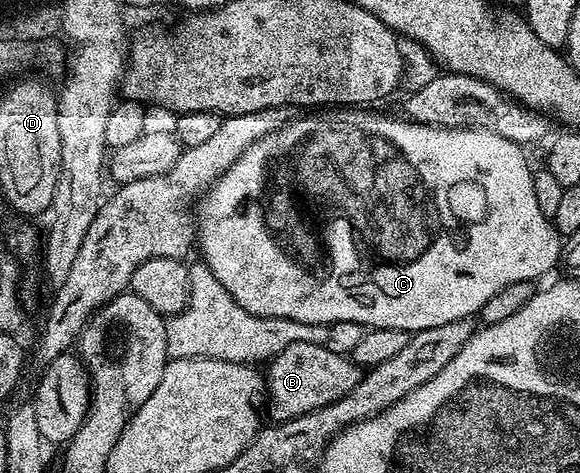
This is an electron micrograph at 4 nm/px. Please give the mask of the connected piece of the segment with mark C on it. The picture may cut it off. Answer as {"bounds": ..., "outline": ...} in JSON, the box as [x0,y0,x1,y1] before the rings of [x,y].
{"bounds":[196,106,564,333],"outline":[[[365,106],[331,107],[299,115],[302,115],[299,119],[297,117],[291,118],[283,123],[282,126],[277,127],[272,133],[268,133],[264,137],[260,137],[252,145],[248,145],[248,149],[244,149],[242,156],[206,190],[202,198],[197,200],[196,203],[196,247],[199,252],[202,250],[201,258],[208,269],[215,274],[216,280],[220,281],[220,285],[244,309],[252,312],[252,314],[259,315],[262,318],[291,318],[292,321],[296,322],[323,325],[329,325],[336,321],[356,321],[370,329],[383,327],[384,329],[400,329],[407,333],[413,333],[424,329],[432,329],[436,325],[451,323],[457,319],[468,319],[477,316],[481,312],[482,306],[488,301],[492,301],[492,297],[496,297],[496,293],[500,289],[504,289],[508,285],[516,285],[516,281],[541,280],[541,275],[548,274],[557,263],[559,266],[560,256],[564,251],[563,240],[554,228],[551,216],[545,215],[540,210],[540,201],[536,201],[534,171],[532,166],[530,167],[529,161],[526,160],[525,153],[522,152],[525,150],[519,144],[508,141],[508,137],[500,137],[496,133],[485,131],[479,127],[429,127],[427,123],[416,123],[405,117],[397,119],[394,115],[381,115],[378,109],[367,109]]]}

